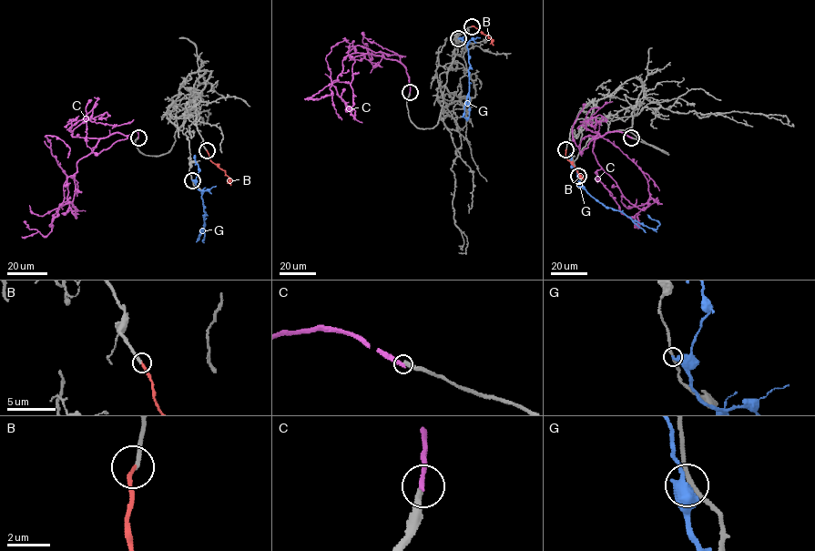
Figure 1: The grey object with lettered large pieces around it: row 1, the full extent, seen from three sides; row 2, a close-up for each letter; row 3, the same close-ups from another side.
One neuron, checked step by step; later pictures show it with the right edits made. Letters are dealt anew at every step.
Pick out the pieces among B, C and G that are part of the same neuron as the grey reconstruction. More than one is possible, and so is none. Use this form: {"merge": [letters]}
{"merge": []}

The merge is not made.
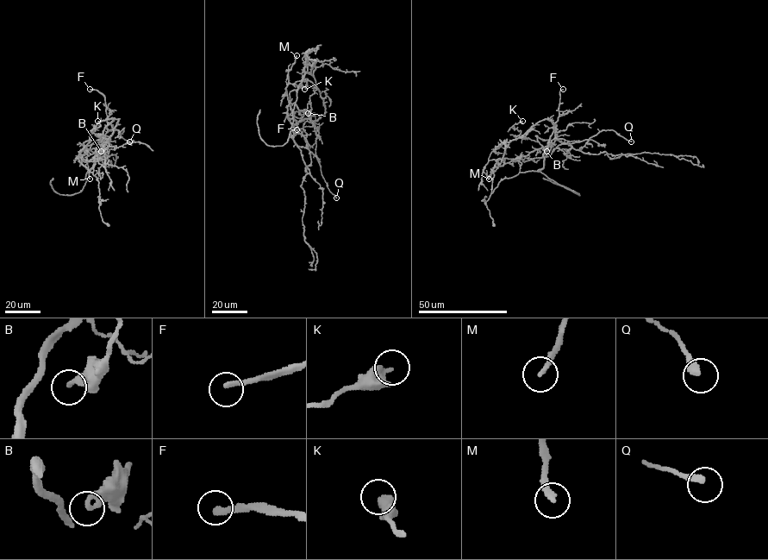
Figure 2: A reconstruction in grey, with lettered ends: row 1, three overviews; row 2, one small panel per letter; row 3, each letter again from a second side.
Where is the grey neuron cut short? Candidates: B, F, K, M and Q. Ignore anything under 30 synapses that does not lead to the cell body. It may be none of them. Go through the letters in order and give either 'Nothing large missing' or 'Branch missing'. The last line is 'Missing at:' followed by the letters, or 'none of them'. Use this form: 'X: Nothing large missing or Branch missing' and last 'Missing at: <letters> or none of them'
B: Nothing large missing
F: Branch missing
K: Nothing large missing
M: Nothing large missing
Q: Nothing large missing
Missing at: F

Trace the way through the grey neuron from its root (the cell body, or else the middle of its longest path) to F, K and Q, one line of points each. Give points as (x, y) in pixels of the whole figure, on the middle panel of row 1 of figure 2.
F: (288, 118), (289, 115), (293, 114), (298, 122), (315, 115), (320, 116), (314, 126), (296, 129)
K: (288, 118), (293, 114), (298, 122), (324, 114), (318, 89), (297, 87), (306, 78), (304, 89)
Q: (288, 118), (295, 134), (293, 140), (316, 157), (327, 188), (336, 198)

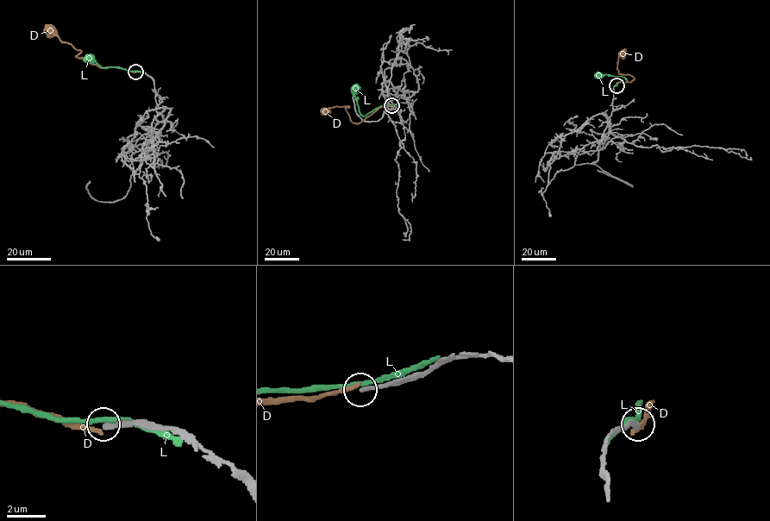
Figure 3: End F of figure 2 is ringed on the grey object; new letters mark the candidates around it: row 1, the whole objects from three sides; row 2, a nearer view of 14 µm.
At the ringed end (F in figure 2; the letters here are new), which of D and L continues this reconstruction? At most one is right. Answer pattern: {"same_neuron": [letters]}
{"same_neuron": []}

